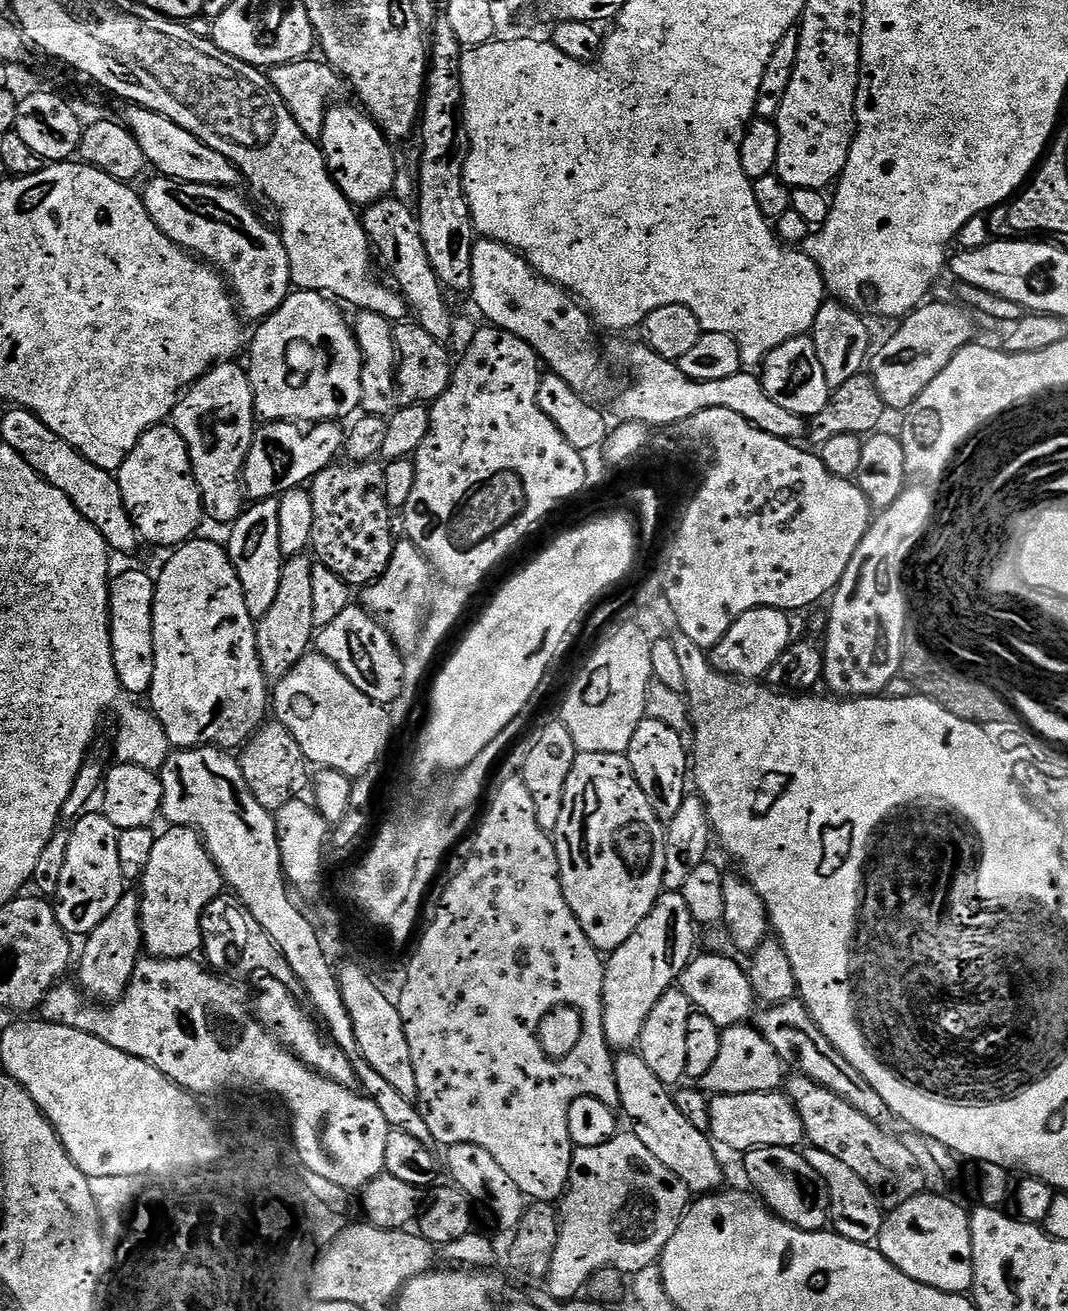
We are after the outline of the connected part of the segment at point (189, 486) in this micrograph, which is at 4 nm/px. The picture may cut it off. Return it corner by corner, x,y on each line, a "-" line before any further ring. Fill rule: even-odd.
163,423
142,434
138,446
130,450
126,462
122,462
120,471
115,473
115,478
120,483
122,502
126,502
126,510
143,543
145,540
148,544
157,544
160,548
175,550
181,544
187,544
199,533
196,531
200,528
200,520
205,519
204,503
200,497
200,487
192,473
192,463
190,454
186,450
186,442
182,442
182,434
178,434
175,428

